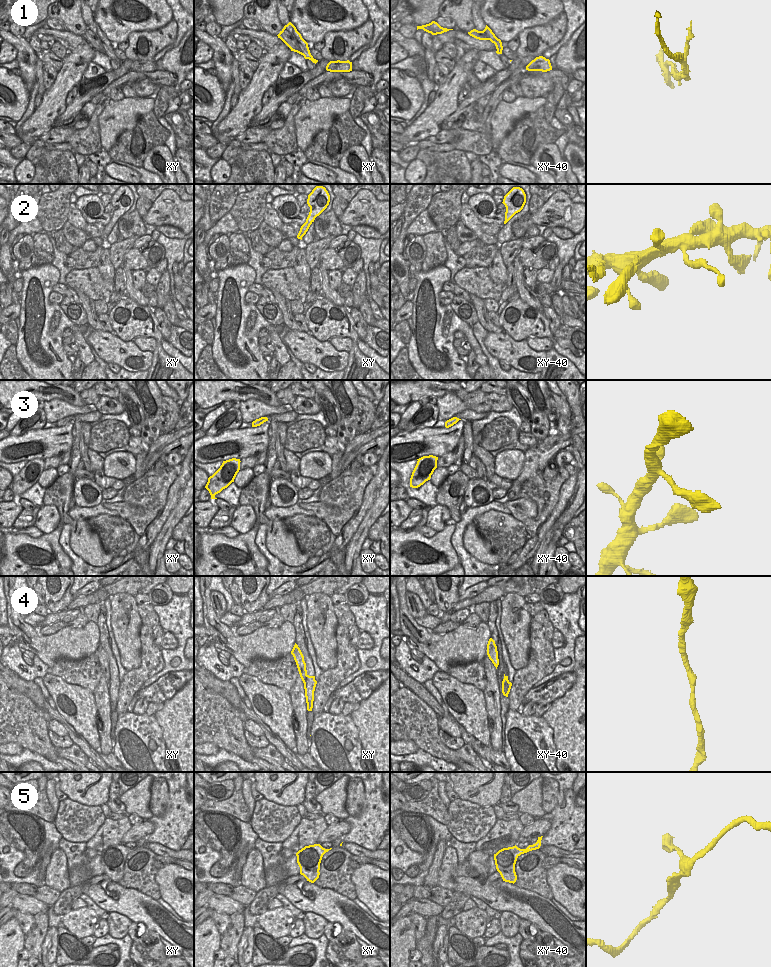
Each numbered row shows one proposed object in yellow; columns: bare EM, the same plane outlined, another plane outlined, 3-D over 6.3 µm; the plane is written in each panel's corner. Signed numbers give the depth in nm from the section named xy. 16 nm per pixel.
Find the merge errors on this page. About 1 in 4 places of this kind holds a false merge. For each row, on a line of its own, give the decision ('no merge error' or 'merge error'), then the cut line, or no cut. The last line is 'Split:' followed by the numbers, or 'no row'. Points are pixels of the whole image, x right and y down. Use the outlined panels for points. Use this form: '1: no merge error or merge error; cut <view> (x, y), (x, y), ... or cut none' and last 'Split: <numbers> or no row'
1: merge error; cut xy (283, 28), (300, 42)
2: no merge error; cut none
3: no merge error; cut none
4: no merge error; cut none
5: no merge error; cut none
Split: 1

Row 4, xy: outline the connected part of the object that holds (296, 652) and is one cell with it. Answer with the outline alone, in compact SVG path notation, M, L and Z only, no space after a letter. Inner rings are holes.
M296 643L291 651L291 654L294 657L300 677L304 683L307 710L312 711L314 701L314 691L317 681L315 680L315 676L309 676L307 674L304 656Z

